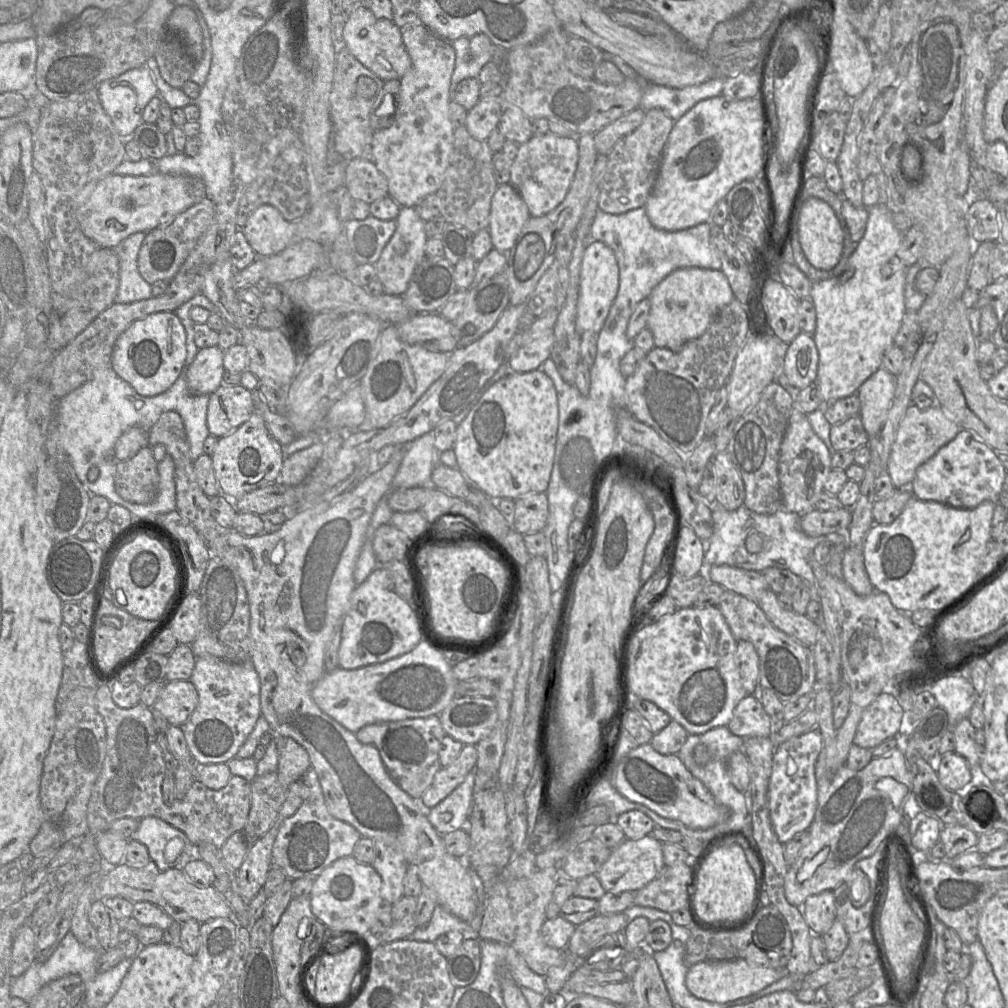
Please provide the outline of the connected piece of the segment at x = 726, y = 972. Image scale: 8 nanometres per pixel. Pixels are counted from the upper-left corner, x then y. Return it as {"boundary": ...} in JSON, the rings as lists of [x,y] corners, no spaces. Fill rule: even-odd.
{"boundary":[[[744,959],[701,961],[688,968],[685,983],[687,989],[697,998],[723,1004],[757,994],[778,981],[782,973],[783,970],[749,963]]]}

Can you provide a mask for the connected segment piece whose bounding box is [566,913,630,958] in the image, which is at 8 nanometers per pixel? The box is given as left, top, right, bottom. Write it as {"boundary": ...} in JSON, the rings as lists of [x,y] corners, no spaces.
{"boundary":[[[624,913],[596,915],[575,927],[566,949],[584,958],[598,940],[607,934],[624,931],[629,922]]]}

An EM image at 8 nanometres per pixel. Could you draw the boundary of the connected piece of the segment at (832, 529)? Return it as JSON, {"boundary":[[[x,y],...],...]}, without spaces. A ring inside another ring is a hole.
{"boundary":[[[851,508],[820,511],[817,509],[801,515],[800,527],[810,537],[825,535],[846,535],[852,522]]]}

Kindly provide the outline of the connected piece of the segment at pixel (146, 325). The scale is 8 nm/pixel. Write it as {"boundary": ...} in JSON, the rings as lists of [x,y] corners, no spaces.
{"boundary":[[[156,312],[133,322],[118,338],[111,360],[115,373],[141,396],[168,390],[179,377],[186,359],[186,332],[175,312]]]}

